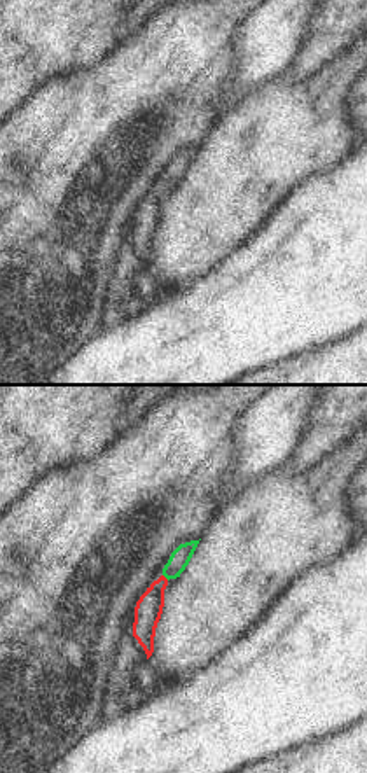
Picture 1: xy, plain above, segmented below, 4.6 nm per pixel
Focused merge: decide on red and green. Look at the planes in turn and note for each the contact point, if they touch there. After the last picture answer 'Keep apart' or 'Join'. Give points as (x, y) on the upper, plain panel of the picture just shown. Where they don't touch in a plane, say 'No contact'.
Touches red at (165, 186).

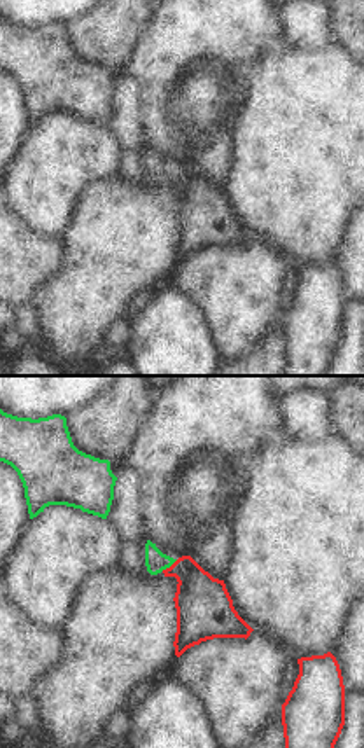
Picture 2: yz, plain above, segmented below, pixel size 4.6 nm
Touches red at (170, 175).

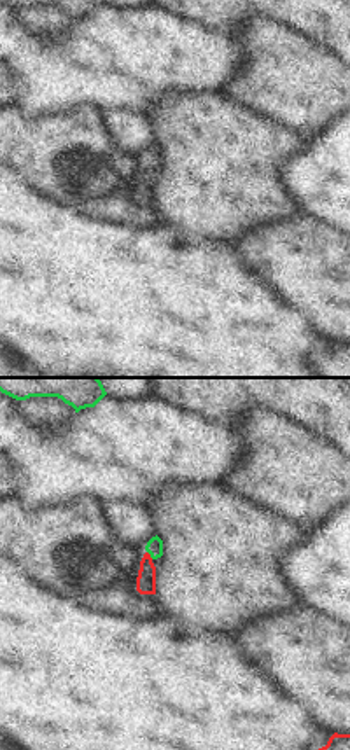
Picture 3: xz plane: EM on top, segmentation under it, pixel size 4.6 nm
Touches red at (149, 163).

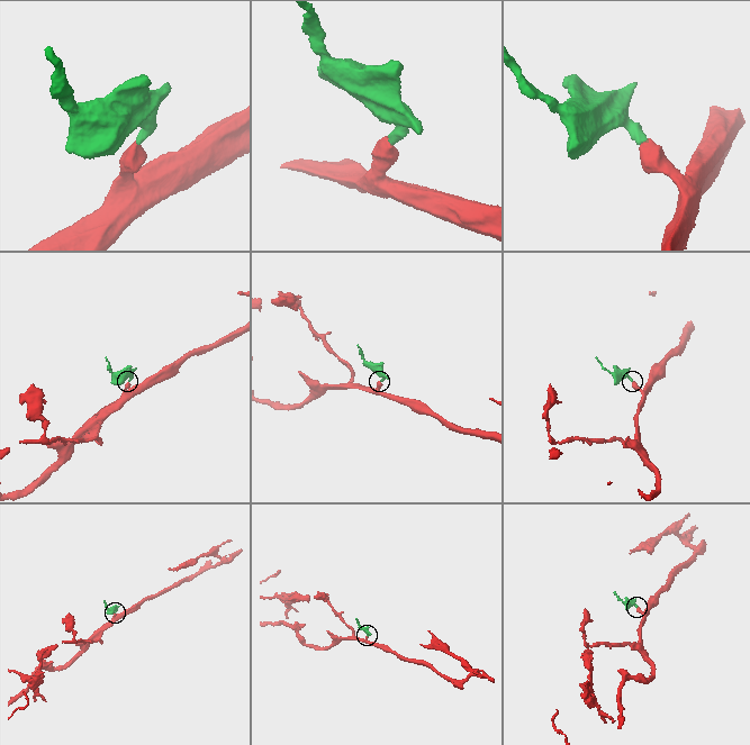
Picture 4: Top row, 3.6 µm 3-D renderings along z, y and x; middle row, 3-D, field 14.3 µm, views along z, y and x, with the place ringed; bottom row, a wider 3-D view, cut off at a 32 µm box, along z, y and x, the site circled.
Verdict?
Join.

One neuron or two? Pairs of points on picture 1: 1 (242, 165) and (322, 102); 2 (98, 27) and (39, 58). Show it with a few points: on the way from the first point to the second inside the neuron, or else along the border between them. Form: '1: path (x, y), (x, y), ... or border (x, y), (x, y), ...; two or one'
1: path (261, 151), (280, 133), (294, 130), (303, 121); one
2: path (84, 27), (70, 27), (53, 44); one

